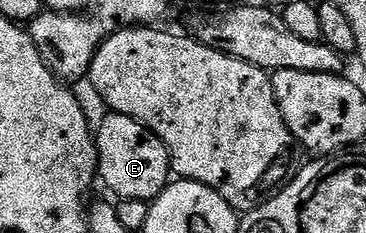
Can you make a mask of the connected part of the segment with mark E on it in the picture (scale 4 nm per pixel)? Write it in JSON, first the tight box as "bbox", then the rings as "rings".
{"bbox":[94,112,173,201],"rings":[[[108,112],[106,116],[94,134],[98,176],[116,193],[116,198],[154,201],[173,177],[171,156],[165,143],[137,123],[137,119],[129,119],[129,115]]]}

